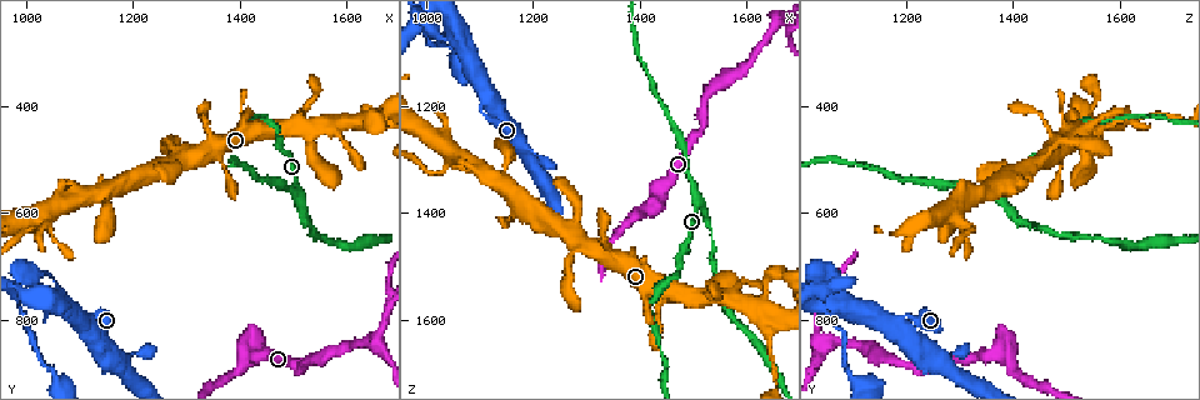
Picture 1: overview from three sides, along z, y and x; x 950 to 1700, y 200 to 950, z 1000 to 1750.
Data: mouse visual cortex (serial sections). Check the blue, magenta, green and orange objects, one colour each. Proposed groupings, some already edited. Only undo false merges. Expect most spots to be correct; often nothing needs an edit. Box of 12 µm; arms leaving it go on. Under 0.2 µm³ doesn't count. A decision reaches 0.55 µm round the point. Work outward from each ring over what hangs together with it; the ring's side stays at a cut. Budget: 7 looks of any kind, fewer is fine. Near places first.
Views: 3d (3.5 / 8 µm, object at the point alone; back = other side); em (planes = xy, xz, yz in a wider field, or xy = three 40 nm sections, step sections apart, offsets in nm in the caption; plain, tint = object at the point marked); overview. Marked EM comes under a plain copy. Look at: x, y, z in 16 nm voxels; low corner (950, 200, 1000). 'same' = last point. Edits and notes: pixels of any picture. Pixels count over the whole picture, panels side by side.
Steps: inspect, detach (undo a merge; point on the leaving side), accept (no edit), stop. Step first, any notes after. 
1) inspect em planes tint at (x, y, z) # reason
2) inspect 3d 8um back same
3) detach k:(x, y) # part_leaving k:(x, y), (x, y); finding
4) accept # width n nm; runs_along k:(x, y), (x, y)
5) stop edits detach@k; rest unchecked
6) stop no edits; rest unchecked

inspect em xy step 3 tint at (1610, 425, 1580) # three-way junction

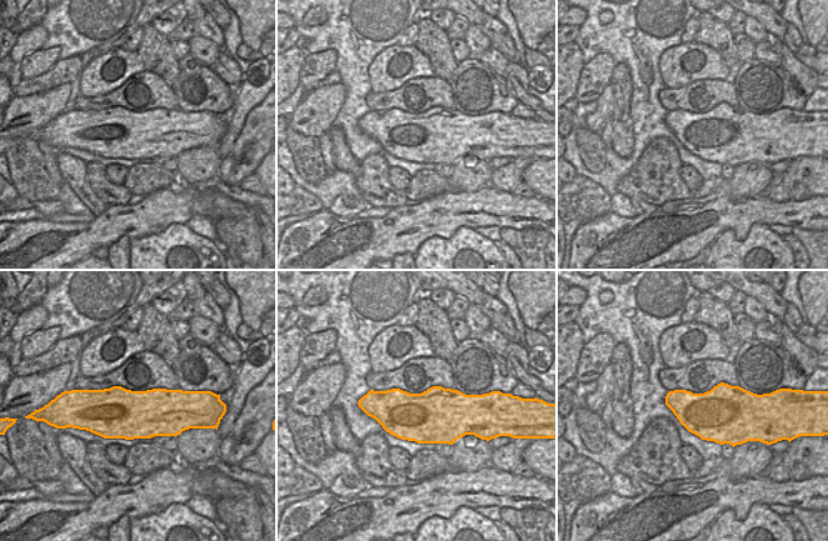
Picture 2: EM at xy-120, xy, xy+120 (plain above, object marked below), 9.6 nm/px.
inspect 3d 3.5um same # wider look

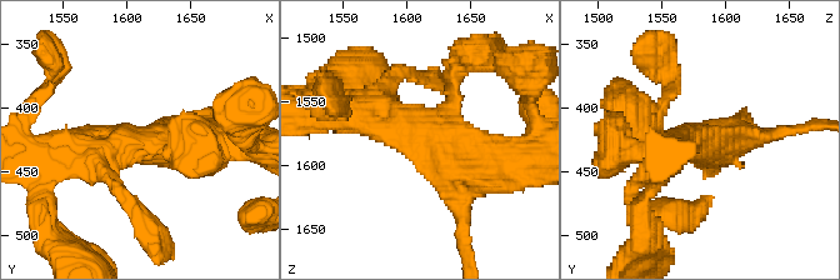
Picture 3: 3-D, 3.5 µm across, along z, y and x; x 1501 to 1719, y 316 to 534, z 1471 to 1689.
accept # runs_along 3:(345, 109), (460, 166), (498, 158); all the same cell

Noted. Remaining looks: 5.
inspect 3d 3.5um at (1515, 565, 1370) # abrupt turn

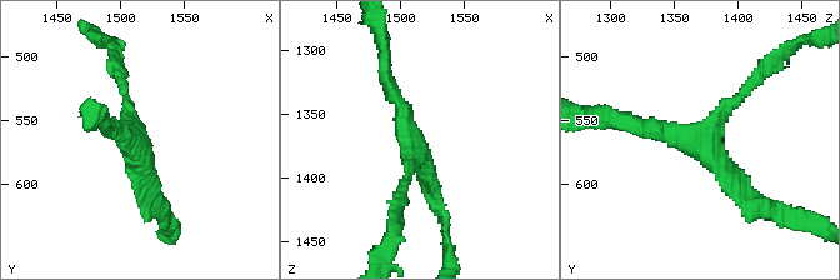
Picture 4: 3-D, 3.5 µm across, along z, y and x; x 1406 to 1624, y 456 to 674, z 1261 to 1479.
inspect em xy step 5 tint at (1512, 566, 1378) # shape alone is not enough

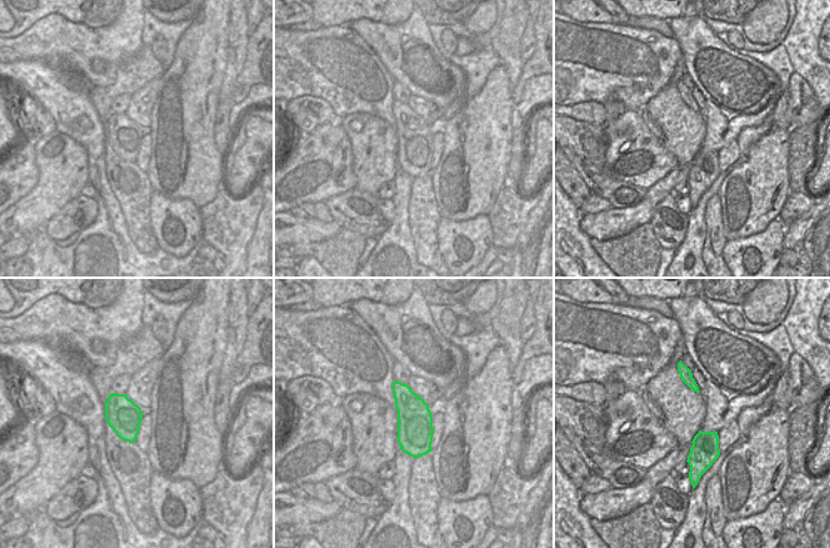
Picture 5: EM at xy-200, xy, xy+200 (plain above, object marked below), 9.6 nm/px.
accept # runs_along 4:(121, 78), (151, 200); continuous, no second cell

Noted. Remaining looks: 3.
inspect em planes tint at (1045, 610, 1295)

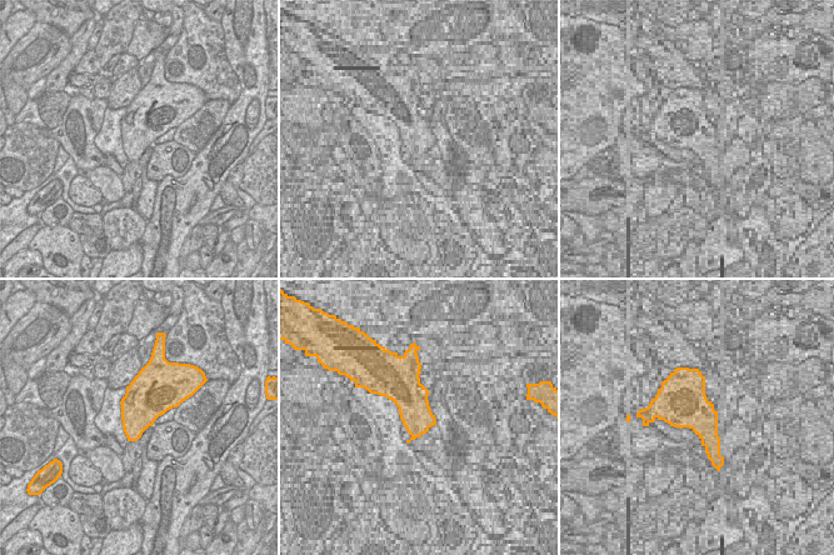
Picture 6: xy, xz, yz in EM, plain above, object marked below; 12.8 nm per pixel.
inspect 3d 3.5um same # wider look

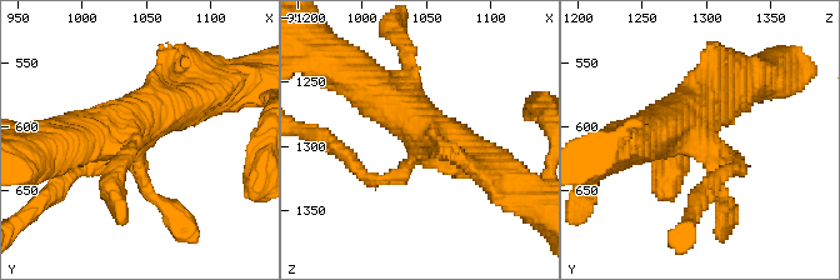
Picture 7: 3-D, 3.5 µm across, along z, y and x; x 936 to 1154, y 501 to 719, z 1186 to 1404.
accept # width 550 nm; runs_along 7:(491, 170), (361, 80); one cell here

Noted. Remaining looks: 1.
stop no edits; rest unchecked

